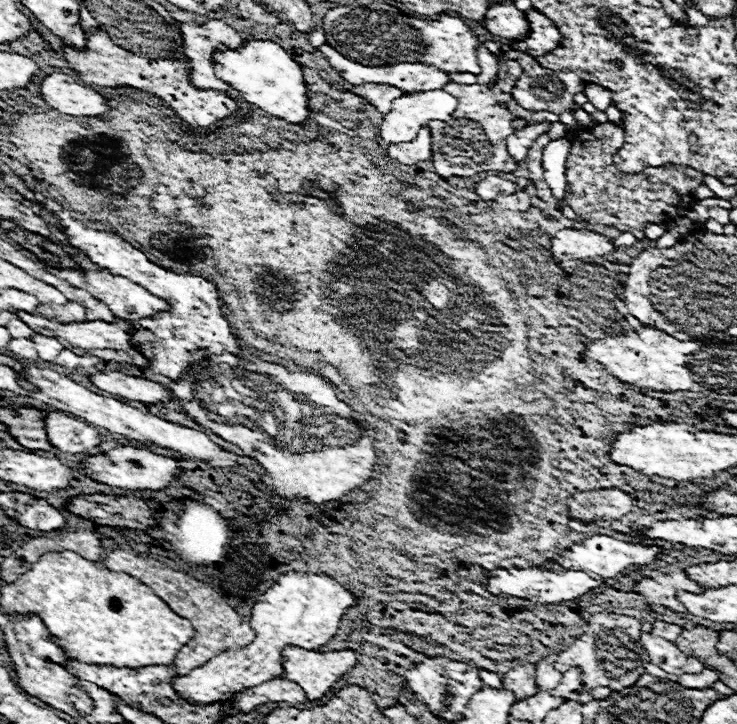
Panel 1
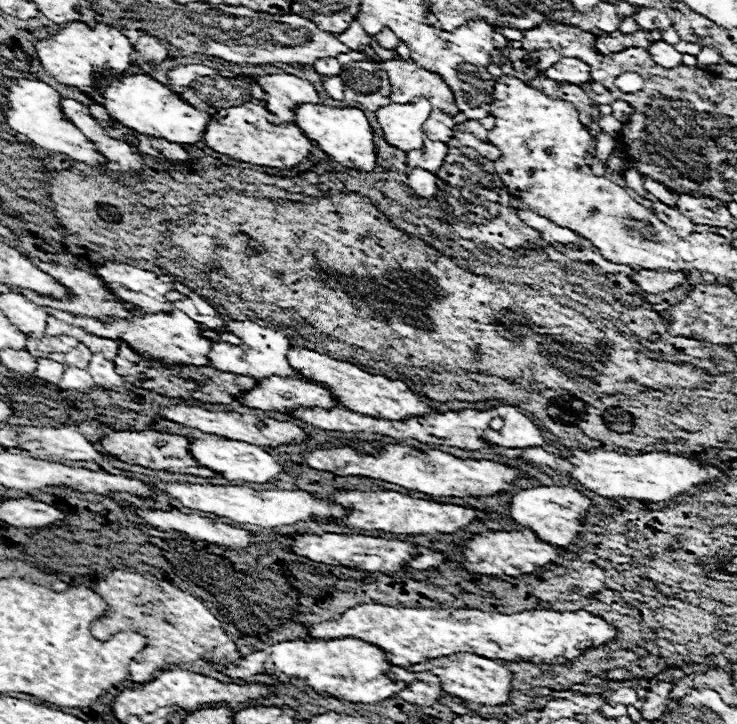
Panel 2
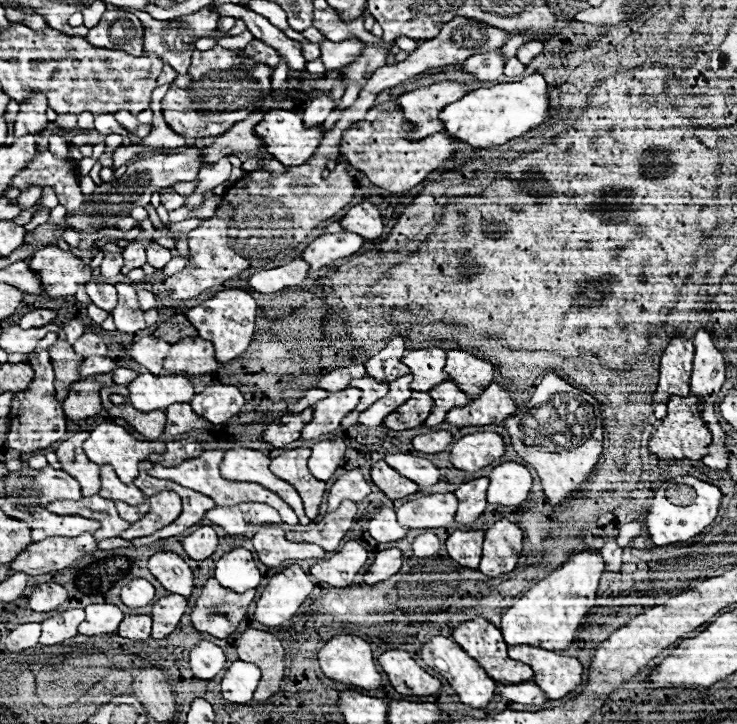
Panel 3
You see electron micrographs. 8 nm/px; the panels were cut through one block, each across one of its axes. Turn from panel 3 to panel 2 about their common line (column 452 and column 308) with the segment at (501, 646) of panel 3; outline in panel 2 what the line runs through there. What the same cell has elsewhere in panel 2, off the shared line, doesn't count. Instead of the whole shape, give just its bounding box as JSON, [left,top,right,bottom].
[306,604,616,668]

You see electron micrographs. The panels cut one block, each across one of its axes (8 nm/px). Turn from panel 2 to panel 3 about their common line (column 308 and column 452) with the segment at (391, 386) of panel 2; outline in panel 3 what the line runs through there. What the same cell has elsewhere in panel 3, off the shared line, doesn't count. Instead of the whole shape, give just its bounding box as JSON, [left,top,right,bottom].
[446,350,494,398]

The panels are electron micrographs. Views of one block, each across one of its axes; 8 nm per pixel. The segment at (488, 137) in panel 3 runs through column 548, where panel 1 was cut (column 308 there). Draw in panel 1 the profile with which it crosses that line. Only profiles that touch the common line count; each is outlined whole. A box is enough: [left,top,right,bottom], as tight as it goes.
[212,40,308,124]

